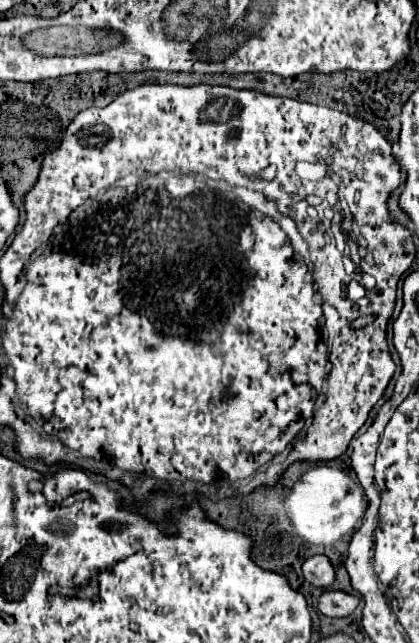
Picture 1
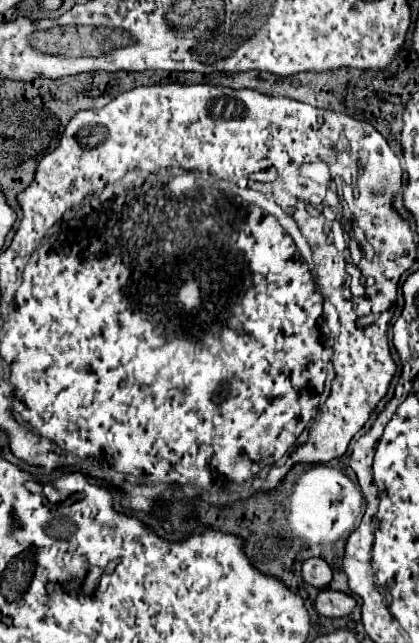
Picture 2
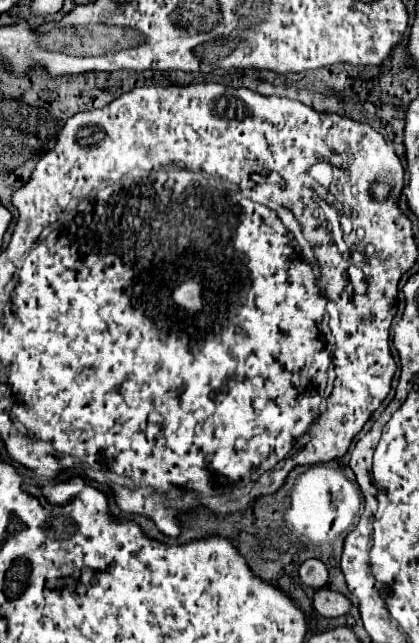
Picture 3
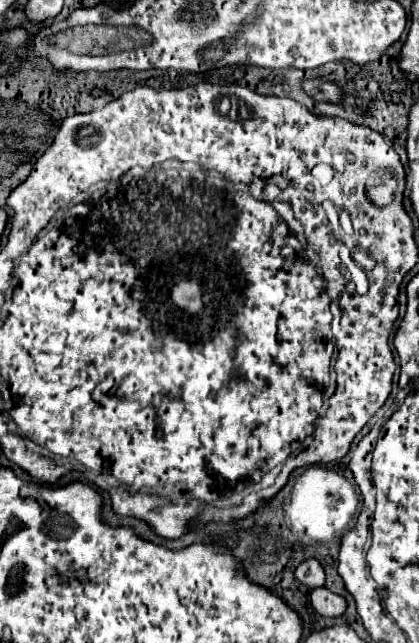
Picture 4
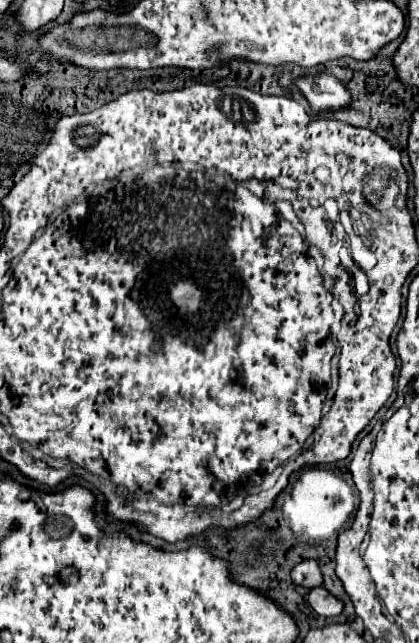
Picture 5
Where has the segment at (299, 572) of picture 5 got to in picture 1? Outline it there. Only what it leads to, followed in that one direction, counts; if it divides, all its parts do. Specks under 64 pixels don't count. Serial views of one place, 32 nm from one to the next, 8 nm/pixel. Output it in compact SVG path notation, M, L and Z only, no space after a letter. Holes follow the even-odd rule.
M312 556L302 564L304 580L316 588L328 588L334 582L334 568L326 556Z

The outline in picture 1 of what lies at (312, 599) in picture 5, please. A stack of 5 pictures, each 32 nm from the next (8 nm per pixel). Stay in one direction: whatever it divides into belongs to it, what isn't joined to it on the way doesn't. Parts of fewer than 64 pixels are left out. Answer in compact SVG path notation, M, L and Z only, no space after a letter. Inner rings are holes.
M326 590L326 592L322 592L322 596L318 598L318 610L320 610L324 616L332 616L332 618L350 616L356 606L358 606L358 598L352 596L352 594L346 594L346 592Z

